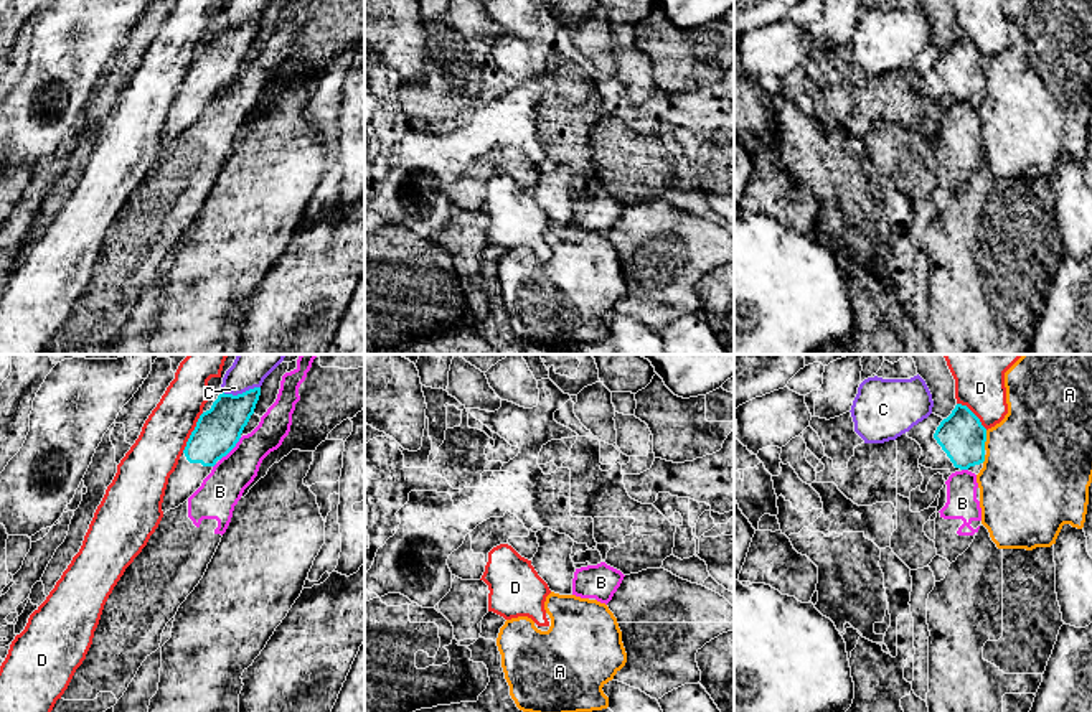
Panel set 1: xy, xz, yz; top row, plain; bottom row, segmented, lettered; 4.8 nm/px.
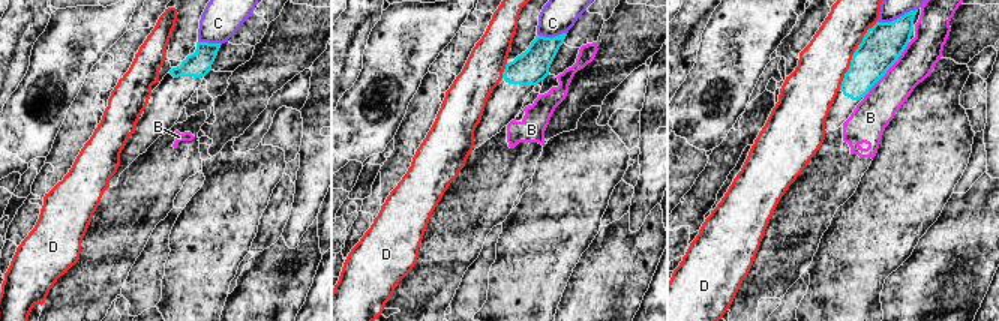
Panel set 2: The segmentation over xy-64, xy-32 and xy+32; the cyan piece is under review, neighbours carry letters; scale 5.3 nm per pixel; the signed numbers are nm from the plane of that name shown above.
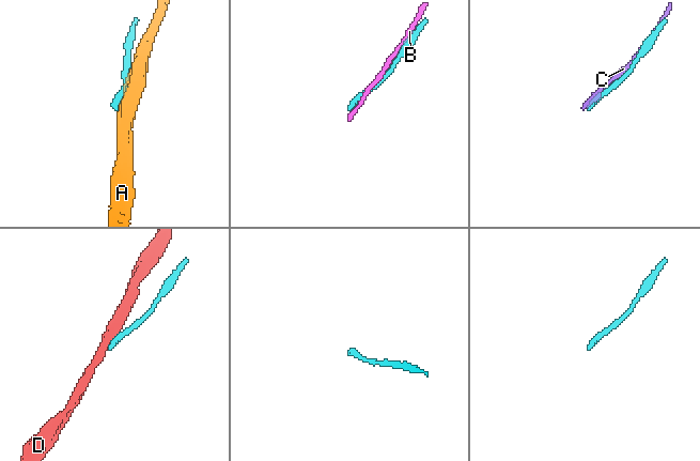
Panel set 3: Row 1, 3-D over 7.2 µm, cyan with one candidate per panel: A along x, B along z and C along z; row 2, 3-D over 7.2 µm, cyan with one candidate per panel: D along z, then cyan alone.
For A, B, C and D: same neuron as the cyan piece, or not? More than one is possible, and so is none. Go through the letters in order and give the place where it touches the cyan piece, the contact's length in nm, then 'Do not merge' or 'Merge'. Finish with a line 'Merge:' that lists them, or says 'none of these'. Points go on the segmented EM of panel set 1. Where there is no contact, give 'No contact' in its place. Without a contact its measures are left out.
A: Touches cyan at yz (985, 440). Shared border 100 nm. Do not merge
B: Touches cyan at xy (231, 449). Shared border 160 nm. Do not merge
C: Touches cyan at xy (240, 394). Shared border 190 nm. Do not merge
D: Touches cyan at xy (192, 432). Shared border 220 nm. Do not merge
Merge: none of these

